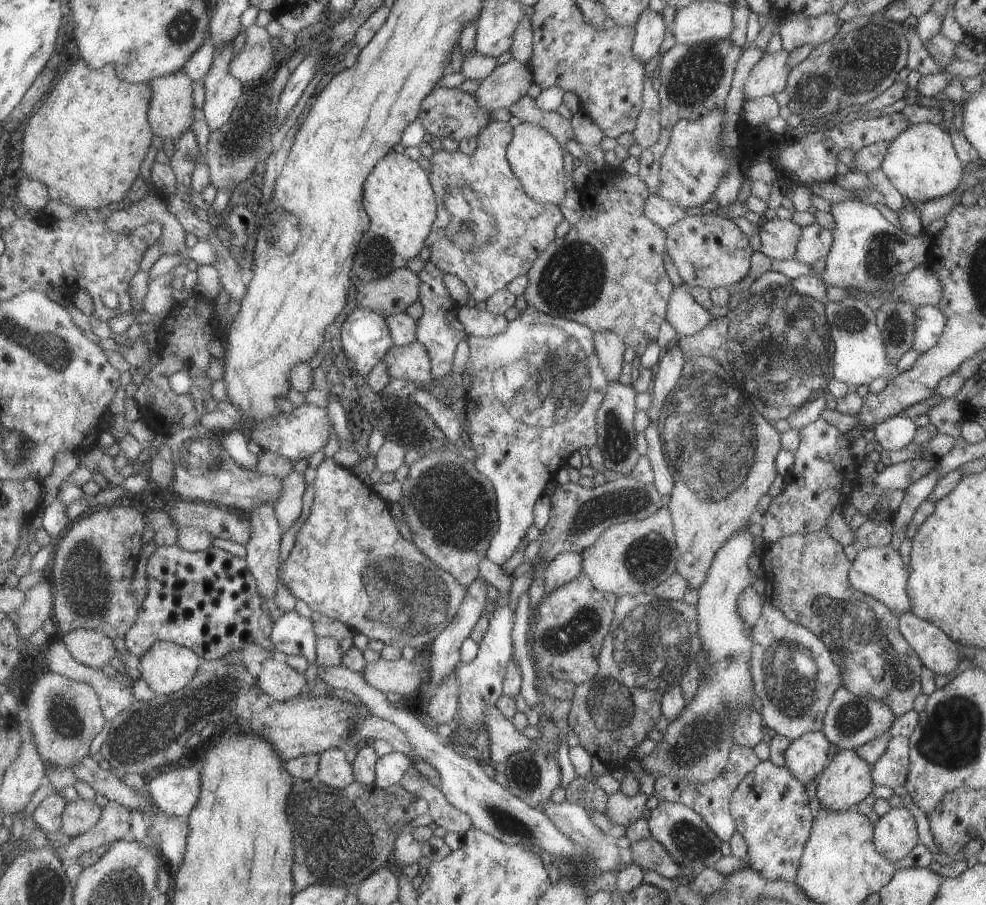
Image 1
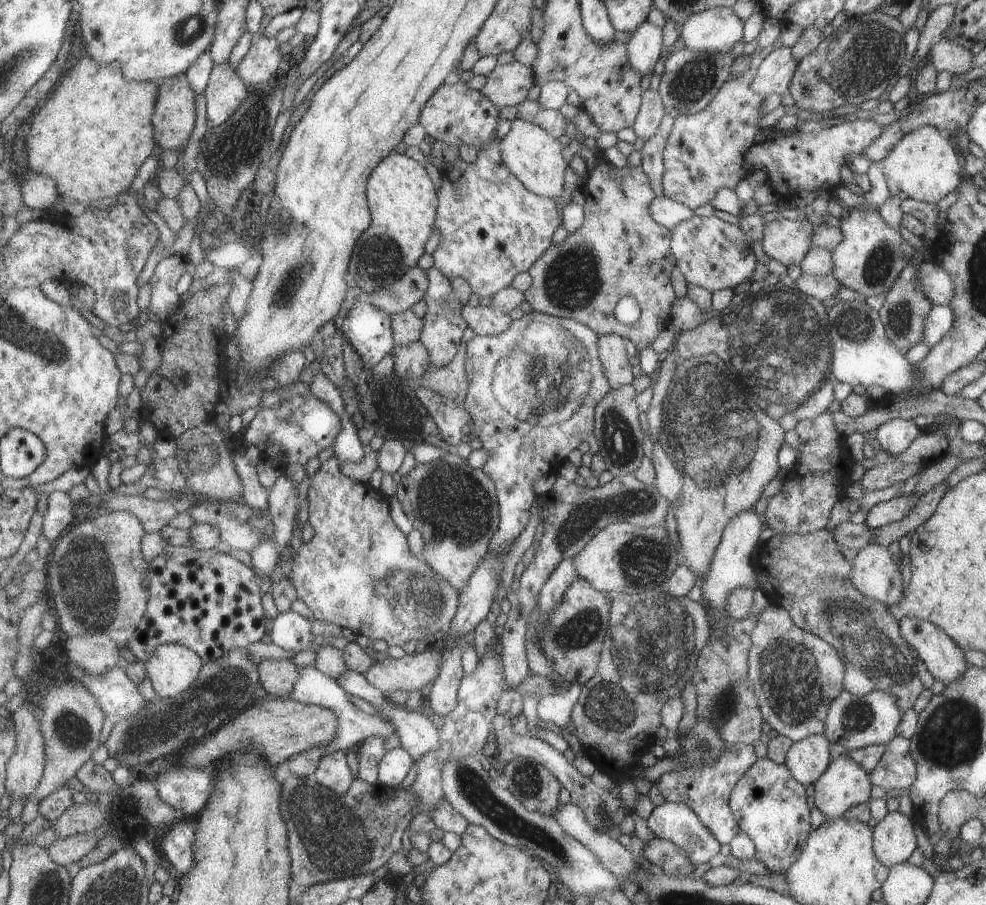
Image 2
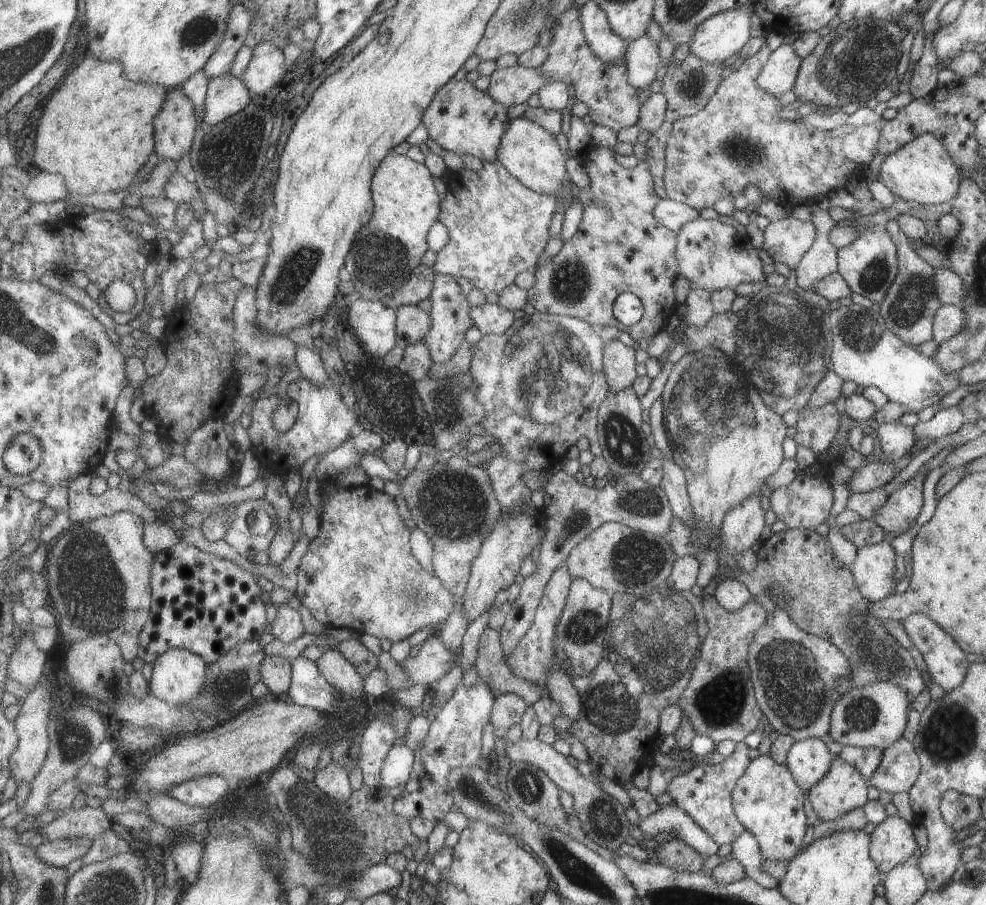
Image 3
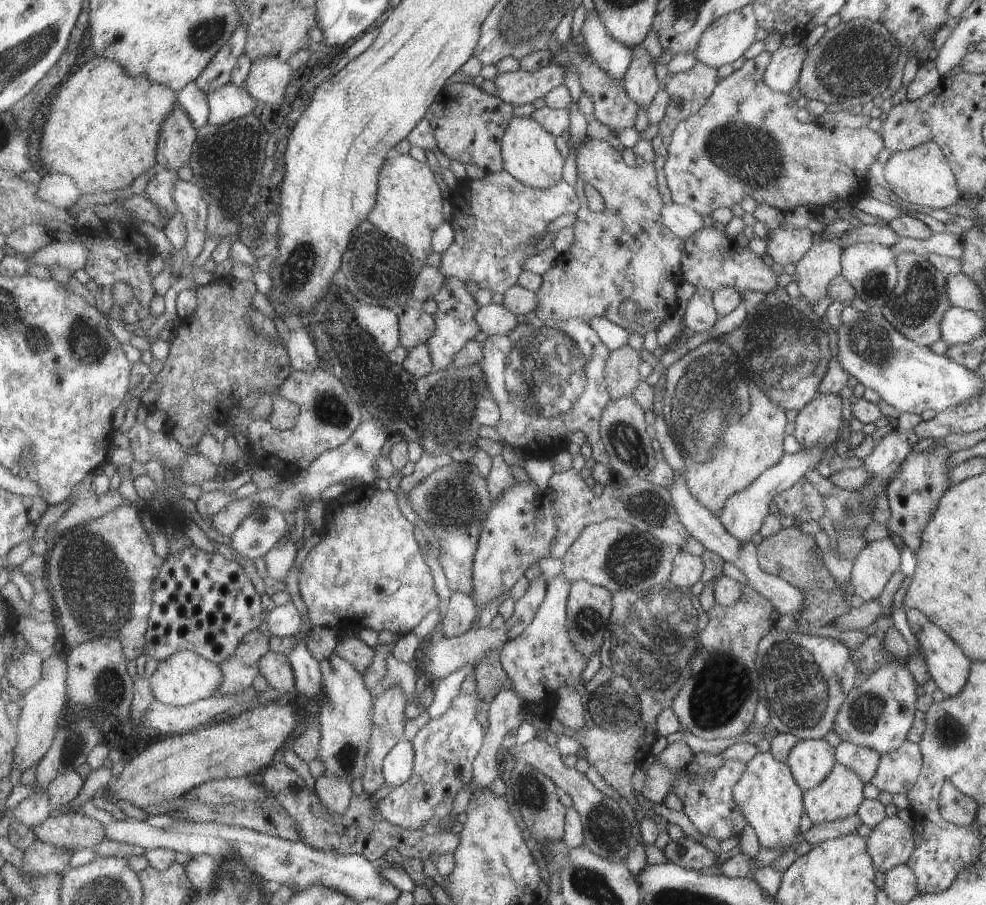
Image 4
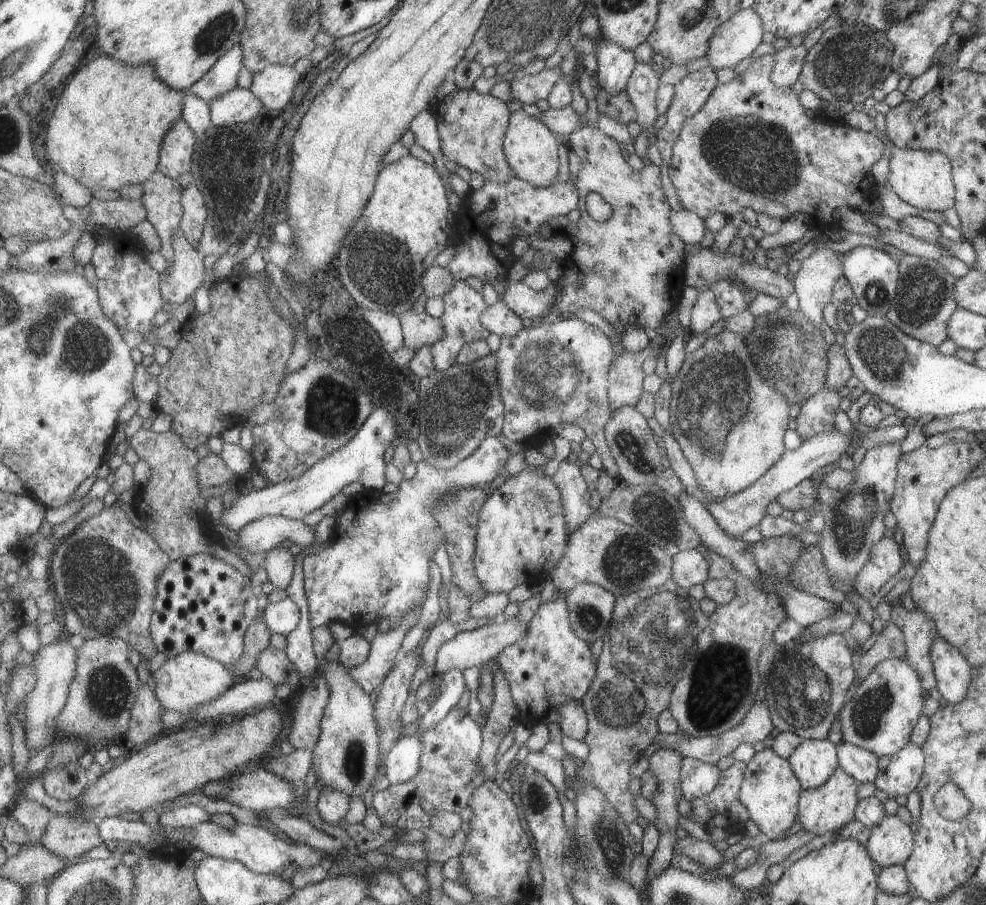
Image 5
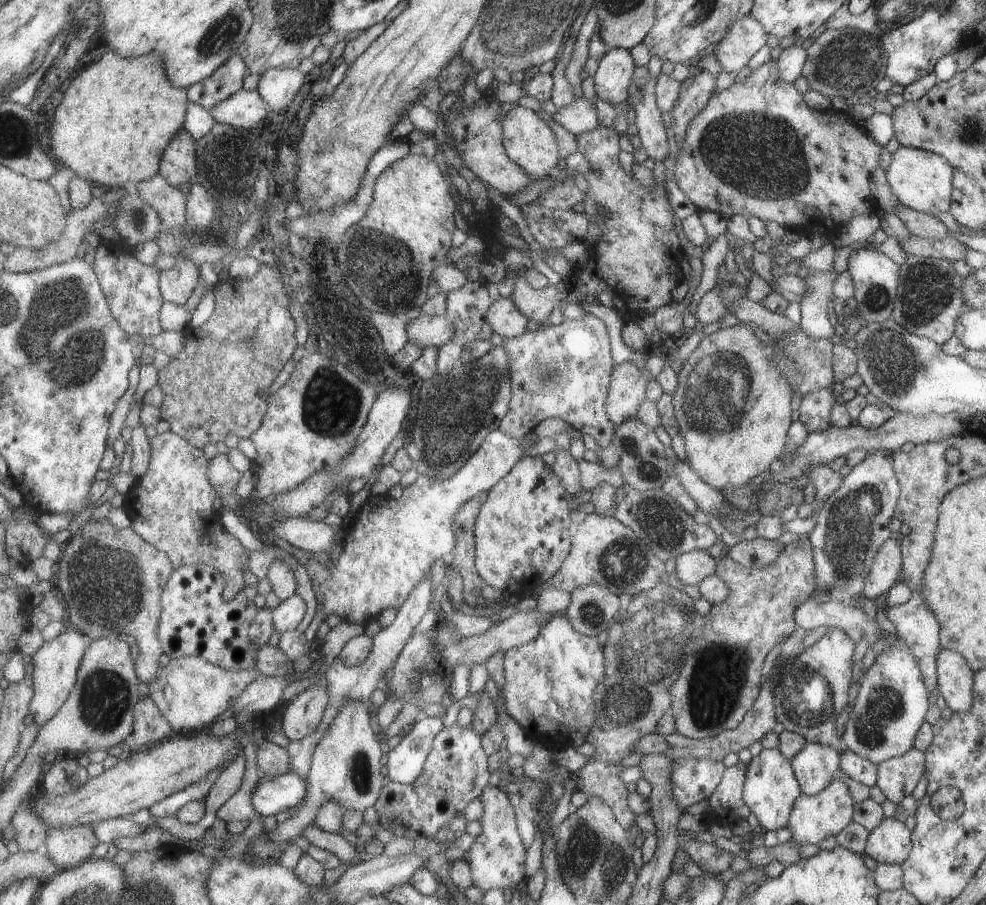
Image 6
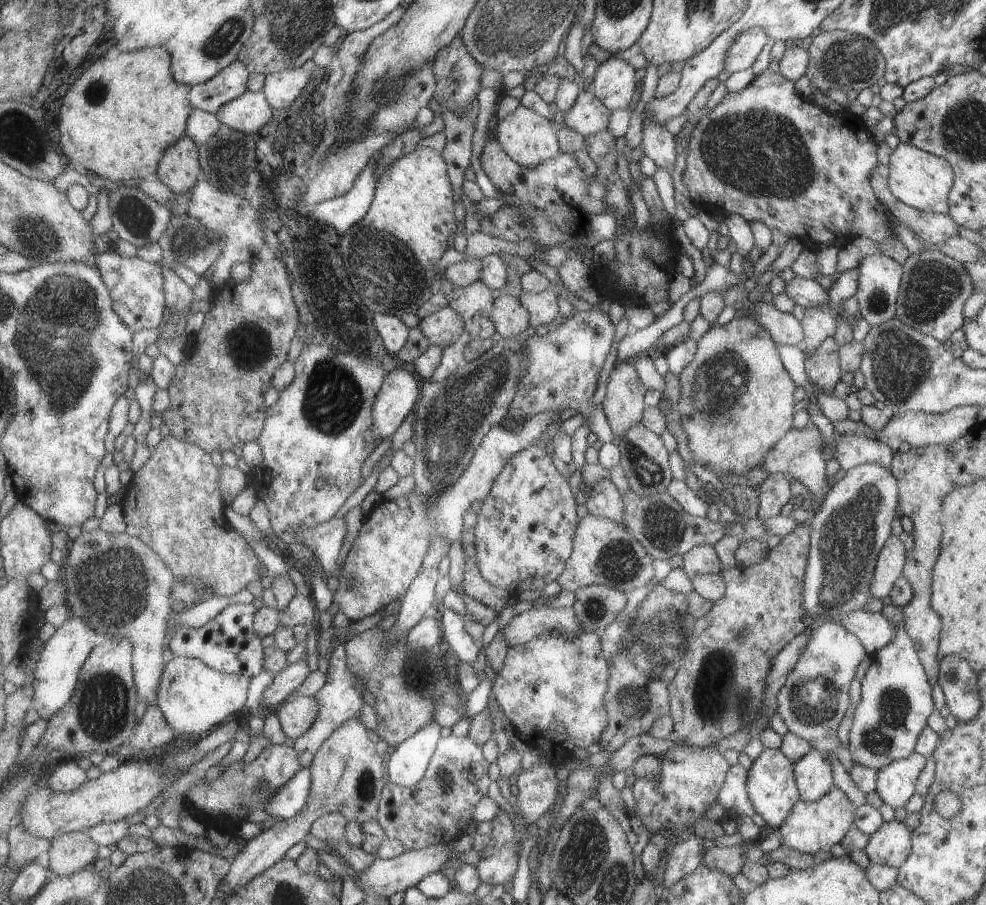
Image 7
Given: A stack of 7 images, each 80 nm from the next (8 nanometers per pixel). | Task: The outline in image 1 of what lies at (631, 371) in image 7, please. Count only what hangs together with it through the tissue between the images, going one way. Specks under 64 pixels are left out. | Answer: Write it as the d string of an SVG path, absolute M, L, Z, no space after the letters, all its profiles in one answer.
M597 331L594 334L594 343L606 370L606 375L611 383L619 380L623 366L625 366L626 342L616 332Z

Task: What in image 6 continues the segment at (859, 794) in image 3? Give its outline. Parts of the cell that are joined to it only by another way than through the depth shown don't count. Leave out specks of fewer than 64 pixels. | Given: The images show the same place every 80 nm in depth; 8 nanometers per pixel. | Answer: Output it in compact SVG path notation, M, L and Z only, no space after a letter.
M838 778L830 780L825 788L814 795L800 794L794 800L793 812L791 812L787 827L791 829L791 839L796 847L805 844L817 844L828 836L835 836L849 820L851 812L854 812L853 798L847 792L847 786Z

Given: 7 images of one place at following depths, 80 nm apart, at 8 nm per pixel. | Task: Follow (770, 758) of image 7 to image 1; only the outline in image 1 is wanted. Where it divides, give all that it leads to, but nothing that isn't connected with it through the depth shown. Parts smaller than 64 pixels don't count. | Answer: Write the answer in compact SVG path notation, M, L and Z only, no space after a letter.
M769 759L759 761L749 774L743 777L731 793L729 812L734 820L734 830L745 841L747 850L742 861L753 872L770 881L793 883L797 876L802 852L811 828L809 798L801 782L784 765L774 765Z

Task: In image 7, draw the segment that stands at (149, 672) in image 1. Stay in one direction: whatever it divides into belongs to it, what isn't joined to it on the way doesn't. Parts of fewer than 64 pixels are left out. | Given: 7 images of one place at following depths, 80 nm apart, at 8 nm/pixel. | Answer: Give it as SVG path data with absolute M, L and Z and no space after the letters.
M174 657L166 664L159 683L157 706L177 733L204 734L223 725L230 717L236 720L246 710L249 684L250 676L211 668L197 657Z

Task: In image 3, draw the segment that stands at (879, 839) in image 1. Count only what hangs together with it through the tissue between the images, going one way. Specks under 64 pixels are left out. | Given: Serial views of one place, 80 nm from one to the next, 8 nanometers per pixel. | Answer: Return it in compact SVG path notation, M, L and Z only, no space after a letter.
M899 815L886 816L870 833L870 856L885 875L898 864L911 860L915 838L911 826Z

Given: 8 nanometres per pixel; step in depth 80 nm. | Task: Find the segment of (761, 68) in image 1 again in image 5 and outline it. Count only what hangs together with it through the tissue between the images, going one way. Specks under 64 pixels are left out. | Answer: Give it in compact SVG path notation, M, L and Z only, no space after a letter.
M803 45L786 46L771 54L774 66L771 67L770 80L779 87L791 87L798 80L806 50Z

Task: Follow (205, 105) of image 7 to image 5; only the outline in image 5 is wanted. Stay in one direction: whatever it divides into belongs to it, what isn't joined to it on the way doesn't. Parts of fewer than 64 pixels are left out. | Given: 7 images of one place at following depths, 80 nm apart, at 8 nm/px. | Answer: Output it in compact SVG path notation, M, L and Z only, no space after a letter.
M239 42L226 55L223 55L214 67L190 88L190 91L210 104L214 98L238 86L238 74L243 67L244 48Z

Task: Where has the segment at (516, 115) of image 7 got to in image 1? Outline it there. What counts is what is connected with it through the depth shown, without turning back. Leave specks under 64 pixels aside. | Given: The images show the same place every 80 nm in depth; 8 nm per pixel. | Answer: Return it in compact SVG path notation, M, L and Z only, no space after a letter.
M531 123L514 127L514 137L507 156L513 172L522 180L526 191L540 203L559 205L569 192L569 178L563 164L564 146L546 128Z

